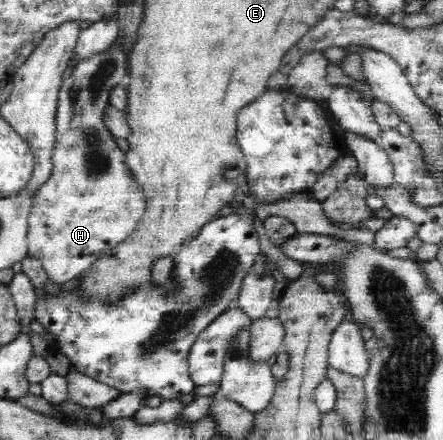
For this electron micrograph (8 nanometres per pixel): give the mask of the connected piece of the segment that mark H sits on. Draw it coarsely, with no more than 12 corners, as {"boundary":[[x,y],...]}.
{"boundary":[[117,37],[55,109],[51,175],[27,219],[49,285],[125,241],[147,201],[104,122]]}

